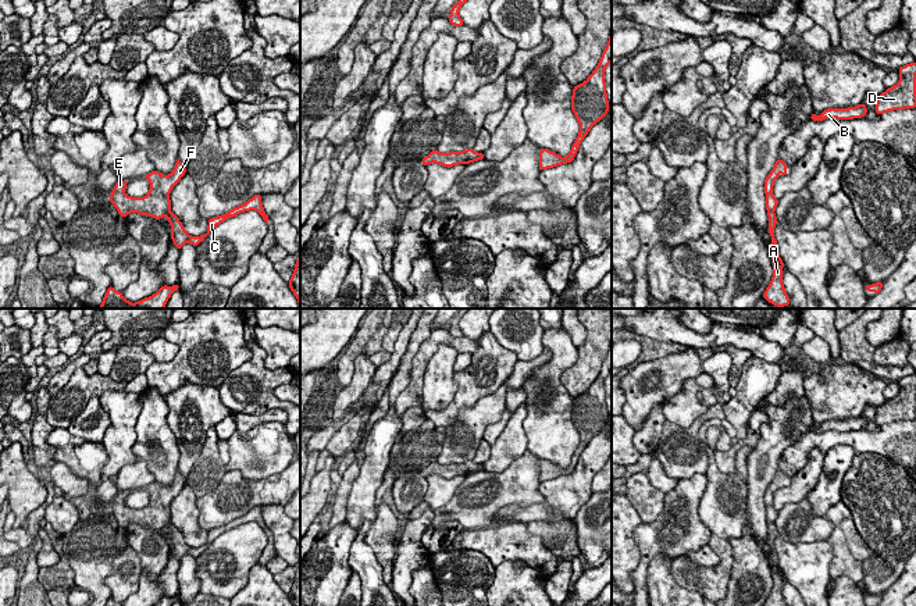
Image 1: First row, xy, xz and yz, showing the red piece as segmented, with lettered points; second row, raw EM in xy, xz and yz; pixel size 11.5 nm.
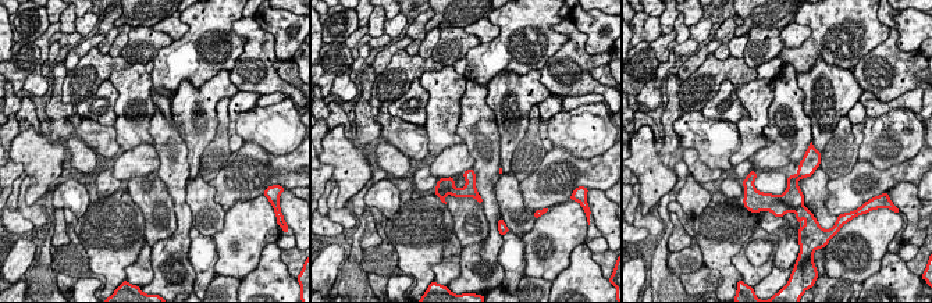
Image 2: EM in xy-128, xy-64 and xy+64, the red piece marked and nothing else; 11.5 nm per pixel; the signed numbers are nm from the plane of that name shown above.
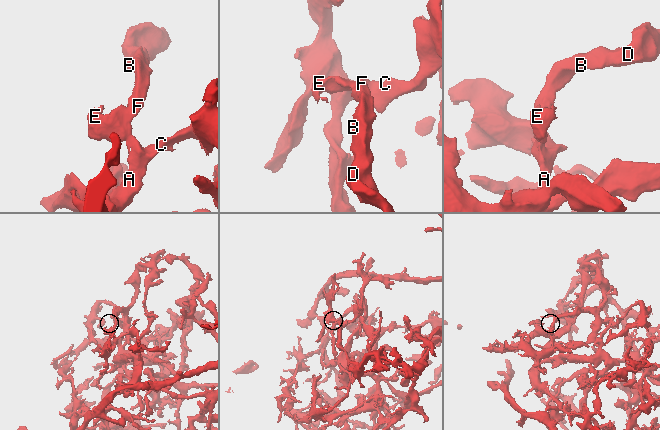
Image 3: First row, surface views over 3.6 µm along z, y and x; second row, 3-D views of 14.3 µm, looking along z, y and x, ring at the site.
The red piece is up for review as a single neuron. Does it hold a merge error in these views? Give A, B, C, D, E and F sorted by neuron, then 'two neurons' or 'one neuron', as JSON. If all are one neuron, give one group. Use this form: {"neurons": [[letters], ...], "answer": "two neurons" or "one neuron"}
{"neurons": [["A", "C"], ["B", "D", "E", "F"]], "answer": "two neurons"}

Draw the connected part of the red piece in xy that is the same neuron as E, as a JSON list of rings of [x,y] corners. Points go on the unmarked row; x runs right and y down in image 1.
[[[179,470],[170,486],[163,486],[156,481],[152,482],[145,488],[150,493],[150,502],[145,509],[128,507],[125,505],[128,492],[120,491],[108,511],[115,517],[121,528],[128,528],[129,524],[139,524],[140,527],[150,527],[160,531],[167,523],[170,523],[170,503],[181,492],[185,484],[186,480]]]

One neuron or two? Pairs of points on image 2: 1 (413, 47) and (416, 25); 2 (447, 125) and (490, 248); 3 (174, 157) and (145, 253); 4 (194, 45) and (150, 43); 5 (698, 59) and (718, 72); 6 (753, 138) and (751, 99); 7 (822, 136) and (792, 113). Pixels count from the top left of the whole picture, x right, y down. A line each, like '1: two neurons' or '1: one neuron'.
1: one neuron
2: two neurons
3: two neurons
4: two neurons
5: two neurons
6: one neuron
7: two neurons

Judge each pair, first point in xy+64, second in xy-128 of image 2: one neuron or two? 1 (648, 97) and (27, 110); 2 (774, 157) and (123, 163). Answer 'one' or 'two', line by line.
1: two
2: one

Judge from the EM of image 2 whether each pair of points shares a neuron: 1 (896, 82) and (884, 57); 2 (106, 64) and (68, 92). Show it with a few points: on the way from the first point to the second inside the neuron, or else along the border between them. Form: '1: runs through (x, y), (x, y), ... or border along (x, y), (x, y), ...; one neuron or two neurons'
1: runs through (890, 77), (886, 71), (886, 63); one neuron
2: runs through (96, 67), (78, 85); one neuron

